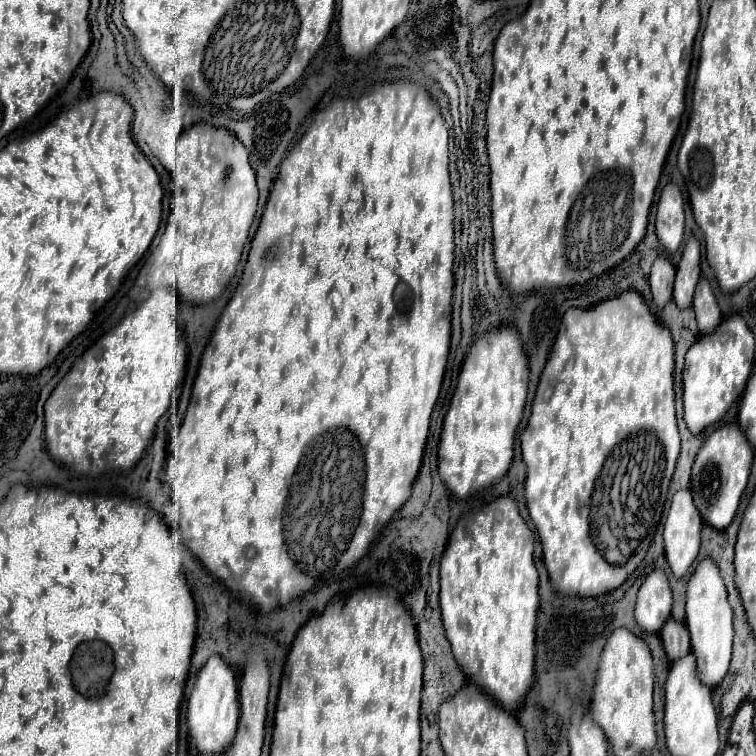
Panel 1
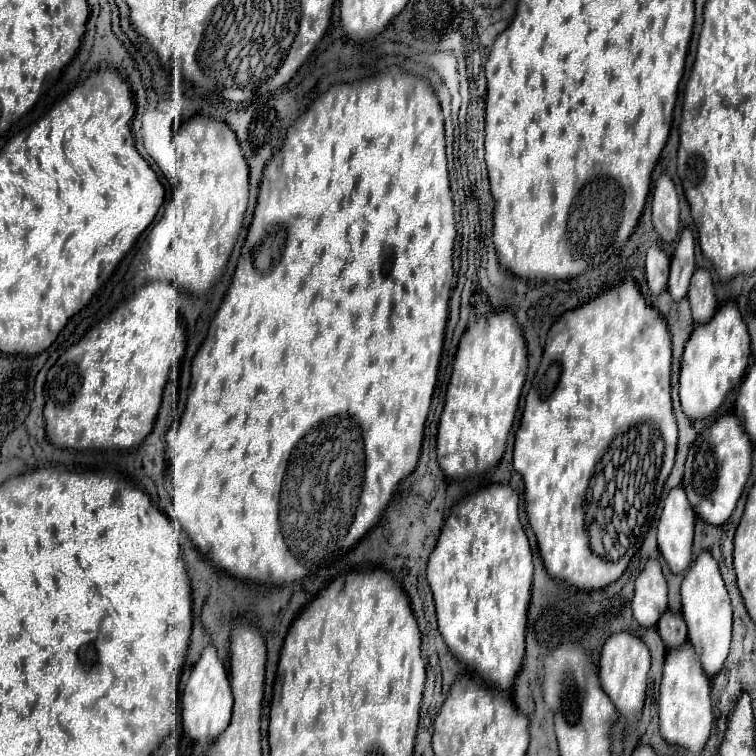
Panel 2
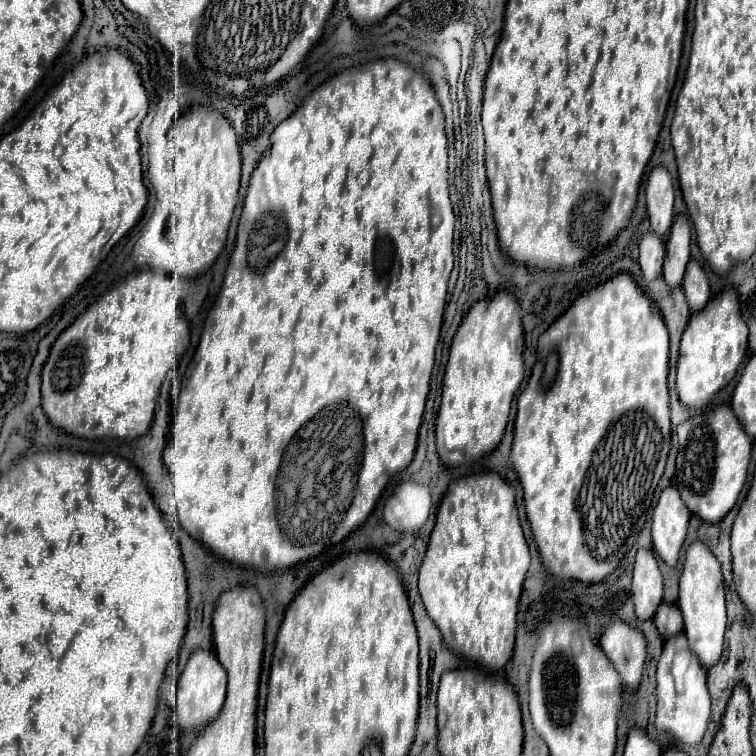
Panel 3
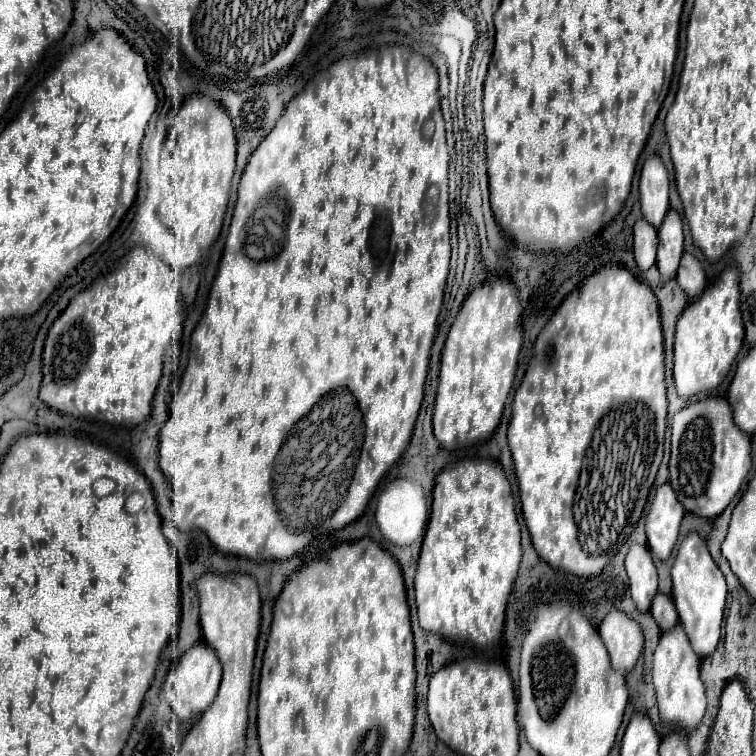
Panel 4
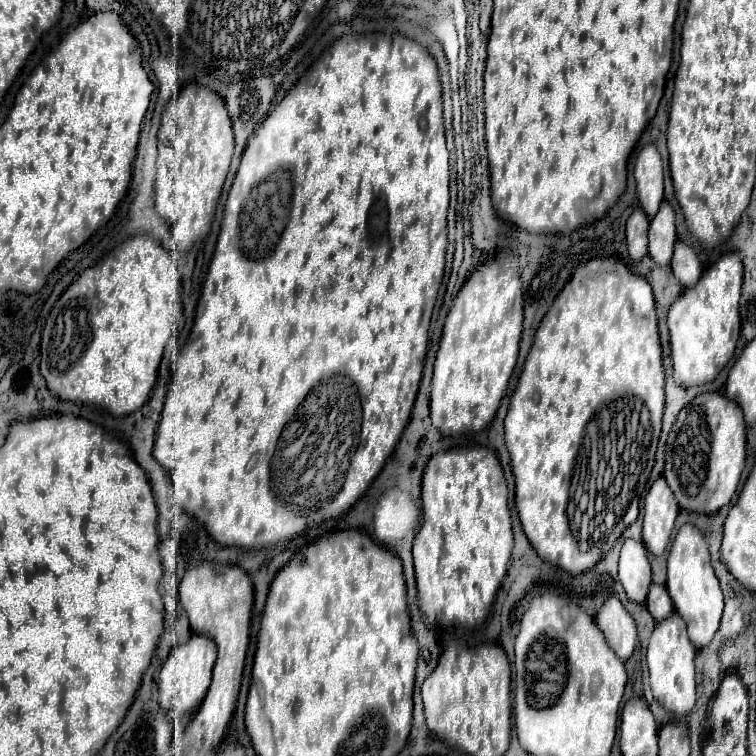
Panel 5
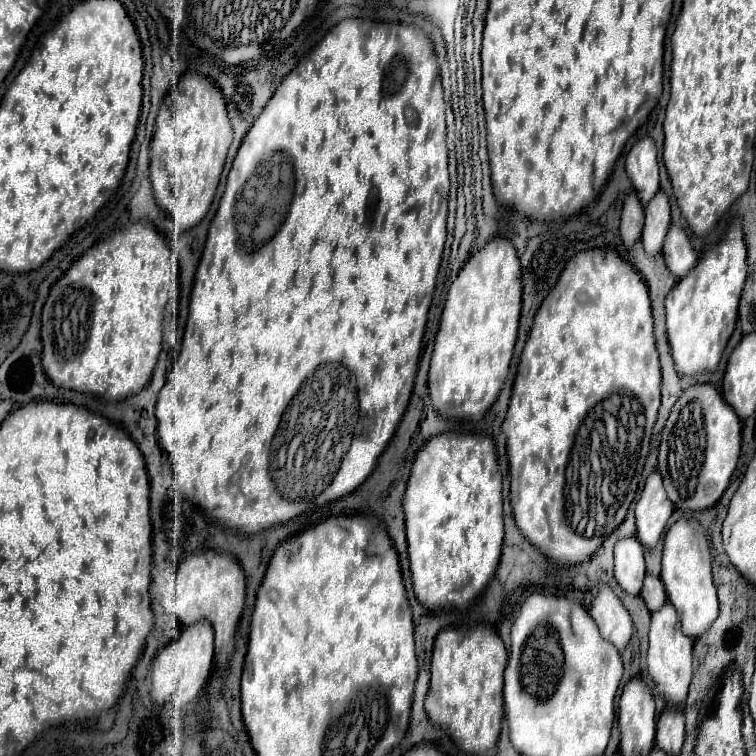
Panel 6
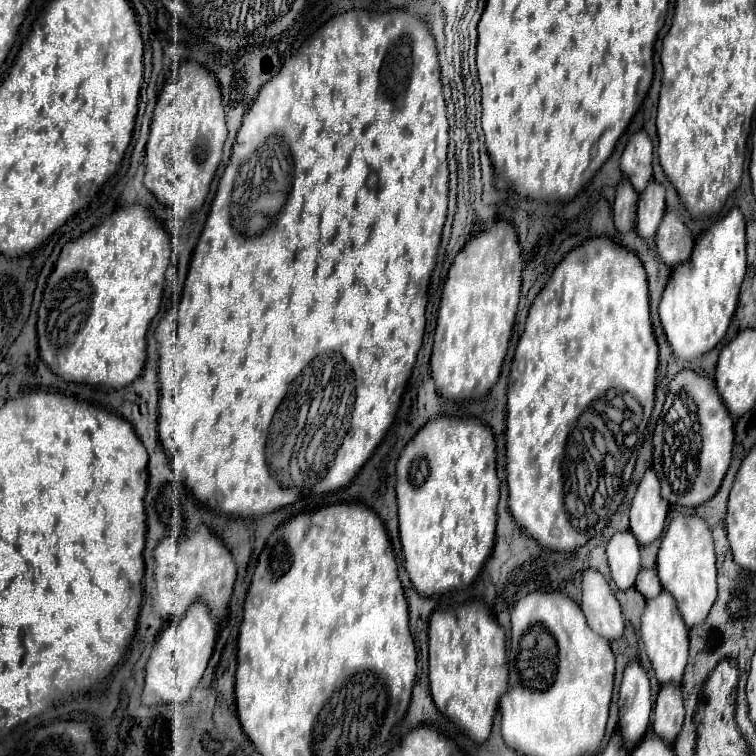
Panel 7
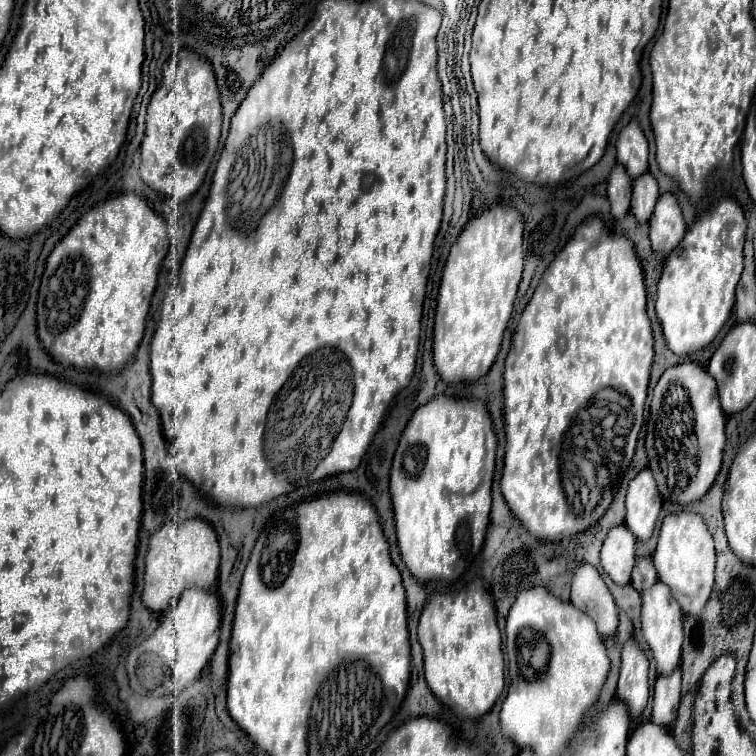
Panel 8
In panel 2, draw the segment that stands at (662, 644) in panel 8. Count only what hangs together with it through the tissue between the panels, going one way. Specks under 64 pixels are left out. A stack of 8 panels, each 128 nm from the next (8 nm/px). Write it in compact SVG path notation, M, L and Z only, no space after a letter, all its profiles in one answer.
M690 642L666 652L660 698L658 698L660 734L666 742L682 746L694 754L702 752L712 730L712 700L710 678L704 674Z

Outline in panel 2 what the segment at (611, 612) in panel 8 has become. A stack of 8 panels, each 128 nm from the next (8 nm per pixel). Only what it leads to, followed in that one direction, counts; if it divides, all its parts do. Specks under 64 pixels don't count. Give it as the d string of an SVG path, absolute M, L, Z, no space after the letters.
M618 632L604 642L600 652L600 682L604 692L616 706L618 714L622 714L628 724L634 724L638 720L640 710L644 706L648 670L650 670L650 652L640 638L632 636L630 632Z

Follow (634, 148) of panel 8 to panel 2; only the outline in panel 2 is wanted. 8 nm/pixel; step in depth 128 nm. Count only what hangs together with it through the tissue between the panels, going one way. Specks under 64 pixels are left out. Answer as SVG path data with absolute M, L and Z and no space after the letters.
M660 174L652 194L652 224L664 242L670 242L678 236L680 232L678 216L680 208L678 208L676 186L668 174Z

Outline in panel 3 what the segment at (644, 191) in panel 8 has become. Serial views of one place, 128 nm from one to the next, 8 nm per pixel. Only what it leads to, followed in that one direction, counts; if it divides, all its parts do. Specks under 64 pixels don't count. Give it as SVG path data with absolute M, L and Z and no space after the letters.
M678 214L674 218L668 242L666 242L666 256L664 256L664 282L672 288L682 284L682 276L684 276L684 268L686 262L690 260L690 226L688 220Z

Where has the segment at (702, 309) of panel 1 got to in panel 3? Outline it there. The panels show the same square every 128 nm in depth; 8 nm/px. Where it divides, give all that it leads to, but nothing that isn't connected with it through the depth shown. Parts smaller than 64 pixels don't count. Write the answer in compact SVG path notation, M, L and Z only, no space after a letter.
M696 260L688 262L682 288L686 292L688 306L692 306L692 312L702 310L706 306L706 302L710 298L710 286L708 286L708 278L706 278L702 266Z

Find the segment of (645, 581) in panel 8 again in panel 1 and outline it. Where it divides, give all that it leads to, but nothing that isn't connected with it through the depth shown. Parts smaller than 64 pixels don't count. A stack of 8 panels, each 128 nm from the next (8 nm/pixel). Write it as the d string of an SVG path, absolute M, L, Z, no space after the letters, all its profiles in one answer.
M668 618L666 624L660 630L660 638L664 642L664 650L670 660L682 658L684 654L690 652L690 636L688 628L682 622L676 622L674 618Z

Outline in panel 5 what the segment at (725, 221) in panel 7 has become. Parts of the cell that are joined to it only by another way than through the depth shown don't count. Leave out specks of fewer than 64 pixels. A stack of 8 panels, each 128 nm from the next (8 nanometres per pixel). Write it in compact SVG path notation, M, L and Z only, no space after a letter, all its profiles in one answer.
M728 252L712 266L708 266L694 288L686 292L670 306L668 328L672 346L674 378L680 386L696 386L712 382L726 366L736 350L740 336L740 288L742 288L742 258L738 252Z

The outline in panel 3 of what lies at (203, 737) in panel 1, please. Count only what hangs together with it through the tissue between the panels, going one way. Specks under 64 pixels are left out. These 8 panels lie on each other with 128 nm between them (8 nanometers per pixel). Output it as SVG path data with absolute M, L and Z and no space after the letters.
M196 650L190 656L178 680L178 706L176 706L178 724L184 730L200 730L202 726L206 726L212 718L216 718L216 714L220 712L220 706L224 704L224 698L226 698L224 688L226 688L226 674L216 654L212 650Z

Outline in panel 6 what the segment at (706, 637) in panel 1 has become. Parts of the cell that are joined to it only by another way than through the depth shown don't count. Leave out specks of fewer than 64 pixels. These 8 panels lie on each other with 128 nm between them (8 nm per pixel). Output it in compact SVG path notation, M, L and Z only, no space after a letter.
M680 518L674 522L664 538L664 550L662 550L662 574L660 574L668 602L676 606L676 612L680 614L680 624L684 634L690 638L698 638L712 626L718 614L718 598L716 598L716 586L712 580L712 556L708 548L708 540L704 534L704 528L698 520L692 518Z

